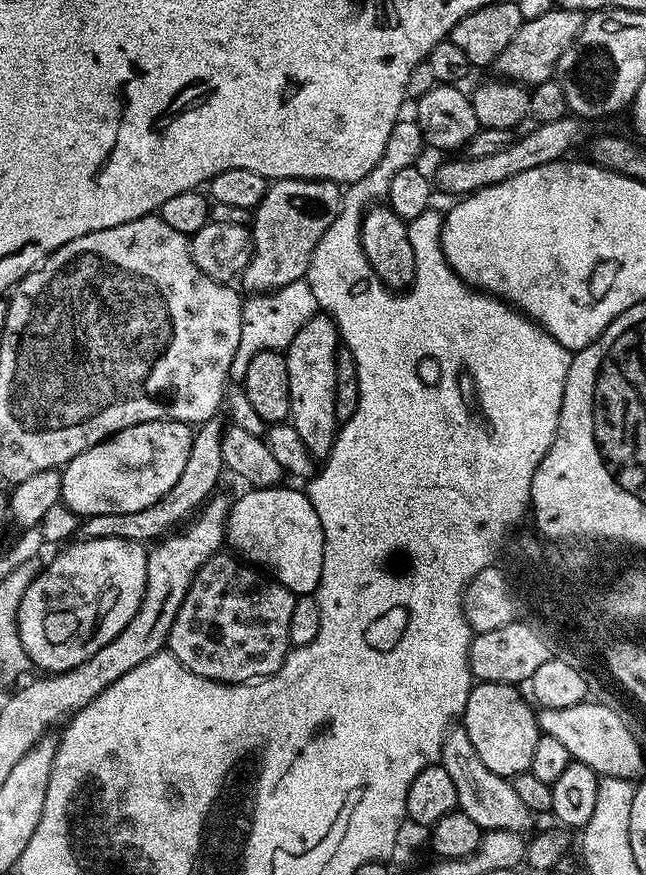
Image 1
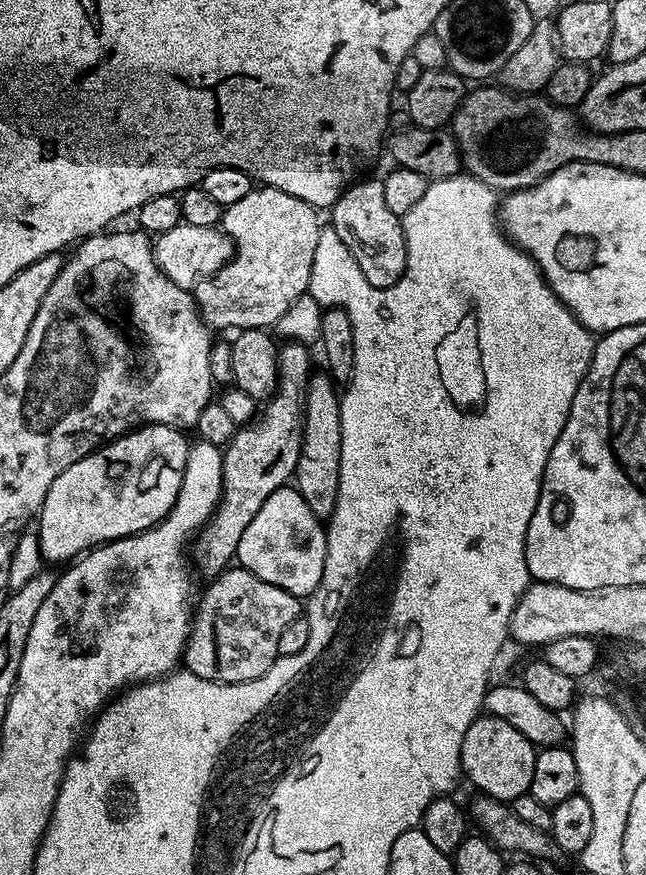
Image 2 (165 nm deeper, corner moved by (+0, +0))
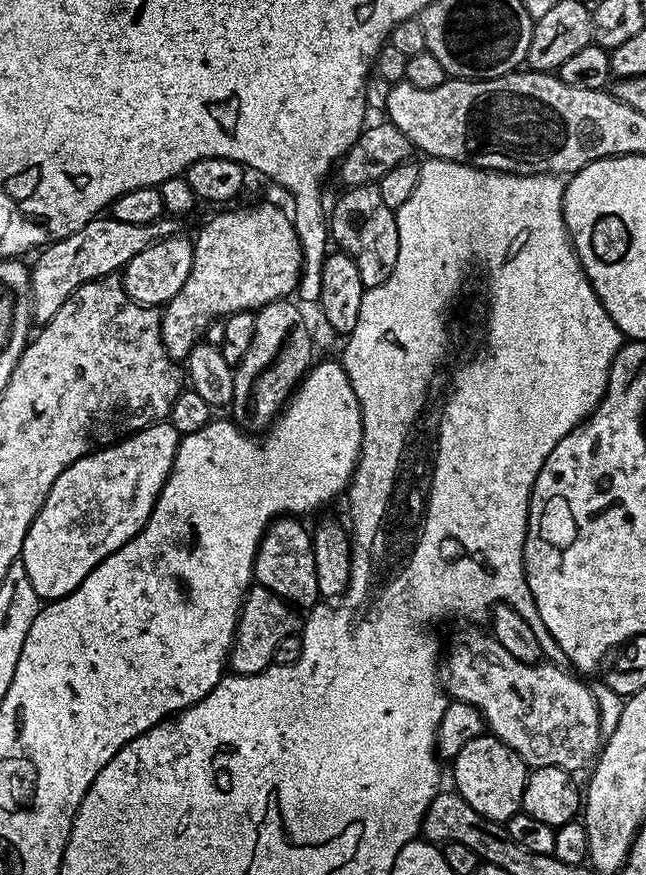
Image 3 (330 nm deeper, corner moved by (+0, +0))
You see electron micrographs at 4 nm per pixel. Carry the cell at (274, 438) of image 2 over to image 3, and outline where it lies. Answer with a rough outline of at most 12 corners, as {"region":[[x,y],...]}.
{"region":[[299,303],[256,312],[231,419],[271,428],[314,363]]}

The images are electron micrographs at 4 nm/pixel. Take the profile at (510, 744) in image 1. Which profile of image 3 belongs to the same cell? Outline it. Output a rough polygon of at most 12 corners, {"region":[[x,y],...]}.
{"region":[[491,734],[462,746],[455,791],[507,822],[530,769]]}

